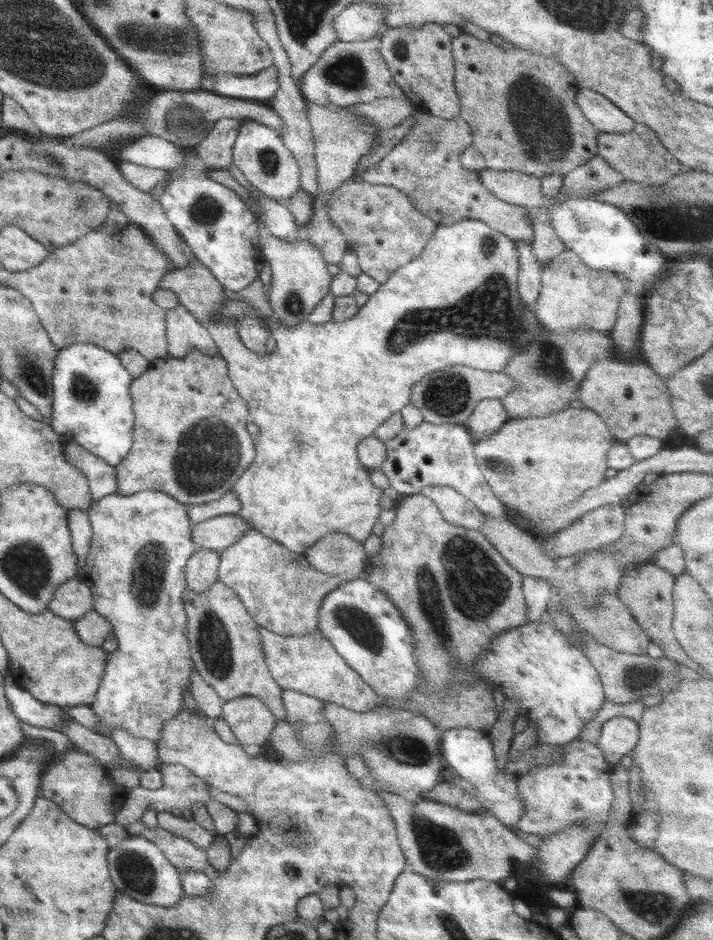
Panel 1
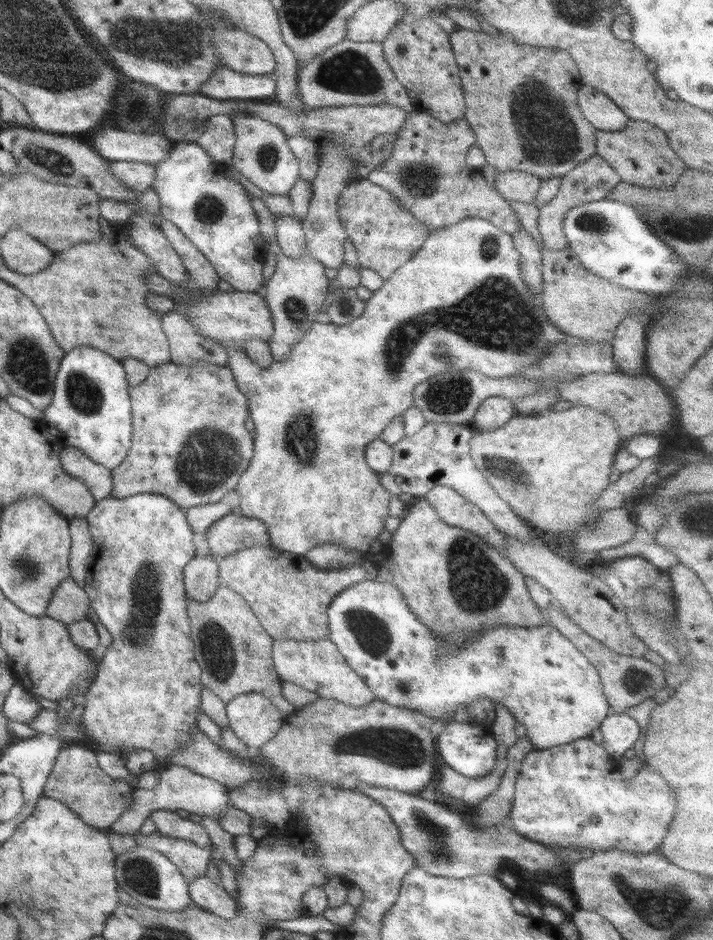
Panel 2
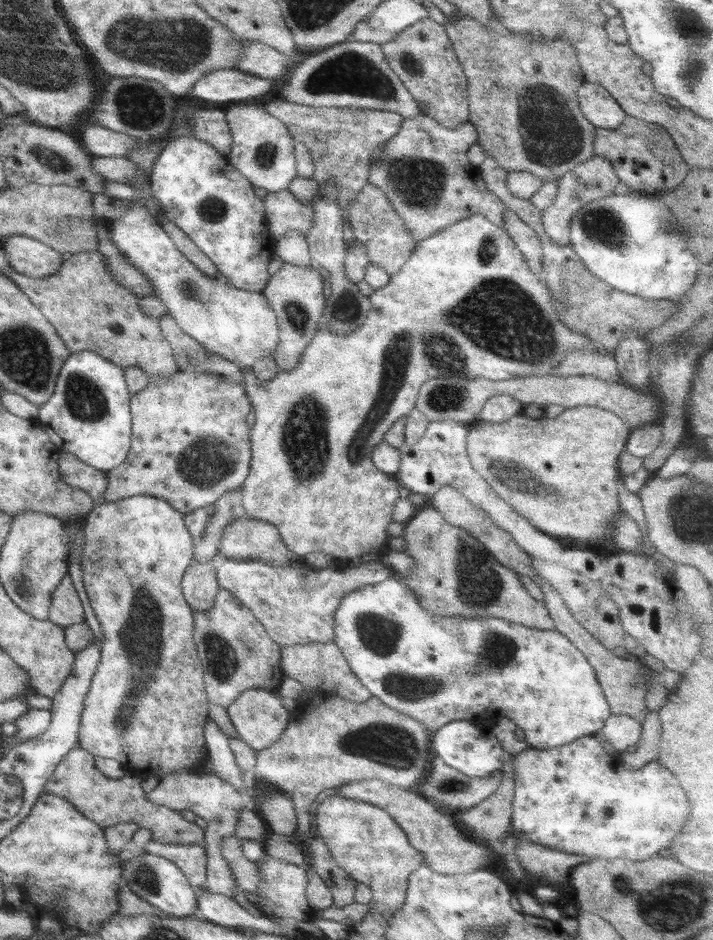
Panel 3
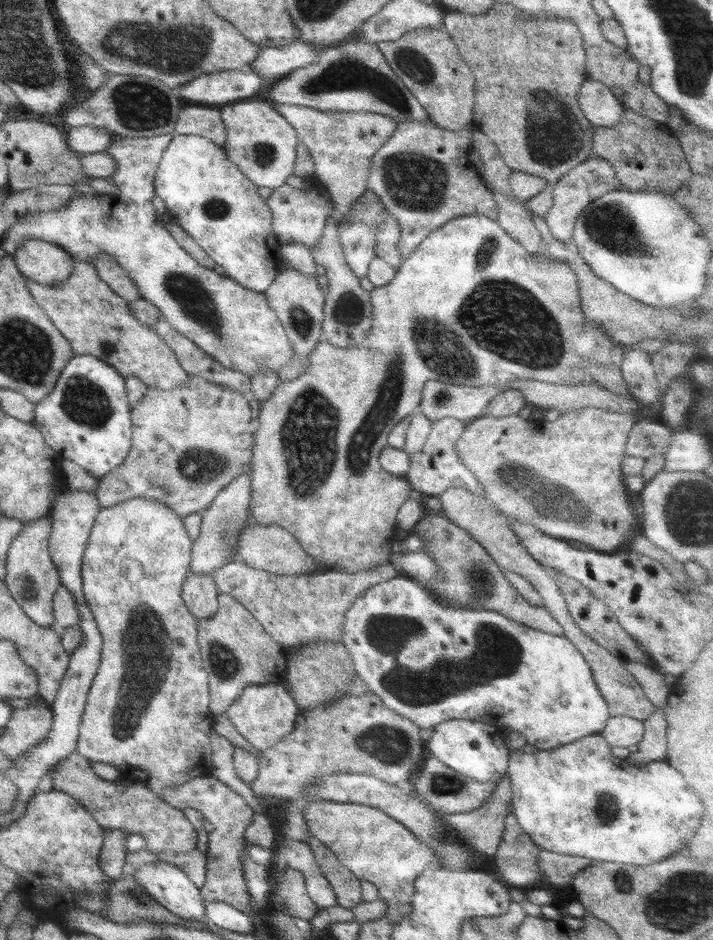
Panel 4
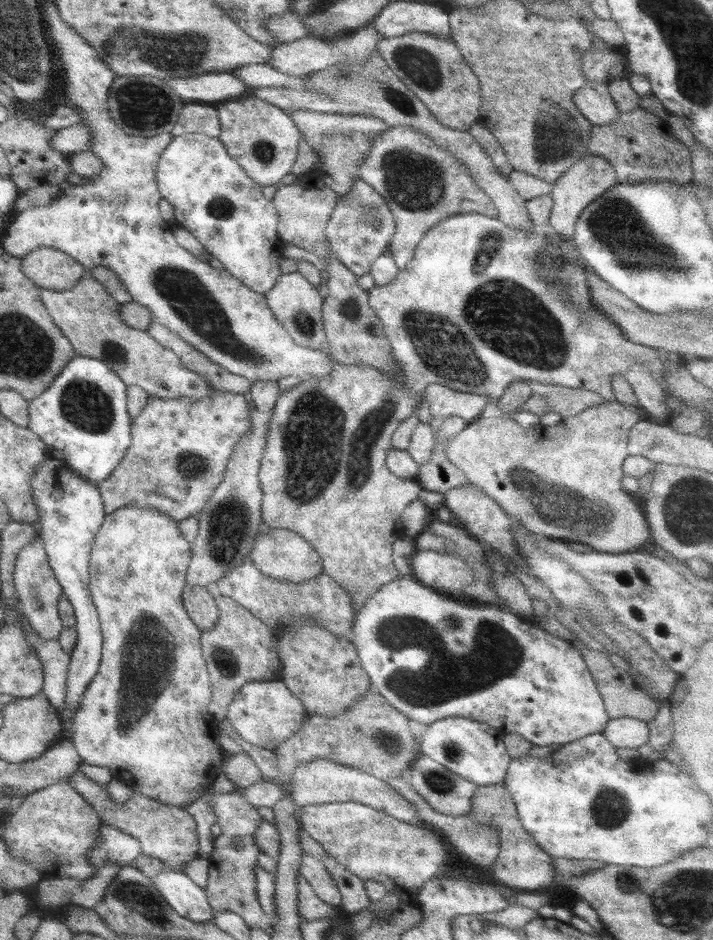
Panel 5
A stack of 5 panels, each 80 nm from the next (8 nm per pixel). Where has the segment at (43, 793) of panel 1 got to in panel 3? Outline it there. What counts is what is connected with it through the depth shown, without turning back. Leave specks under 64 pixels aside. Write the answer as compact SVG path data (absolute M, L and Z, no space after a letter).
M79 746L73 748L56 765L52 776L46 781L46 792L65 798L80 814L87 816L100 828L116 826L123 822L135 822L139 828L147 828L151 832L151 840L160 841L162 844L195 844L203 846L205 843L205 830L195 822L186 820L179 811L172 810L164 805L154 804L149 801L147 793L141 787L141 777L131 772L126 772L120 779L110 779L96 769L95 756Z

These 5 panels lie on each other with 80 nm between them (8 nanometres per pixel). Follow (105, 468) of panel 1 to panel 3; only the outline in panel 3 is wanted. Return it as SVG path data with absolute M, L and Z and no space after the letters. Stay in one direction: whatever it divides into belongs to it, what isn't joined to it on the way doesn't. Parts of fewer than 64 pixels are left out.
M62 452L58 462L64 482L87 492L96 501L104 494L108 486L106 471L84 464L71 452Z

